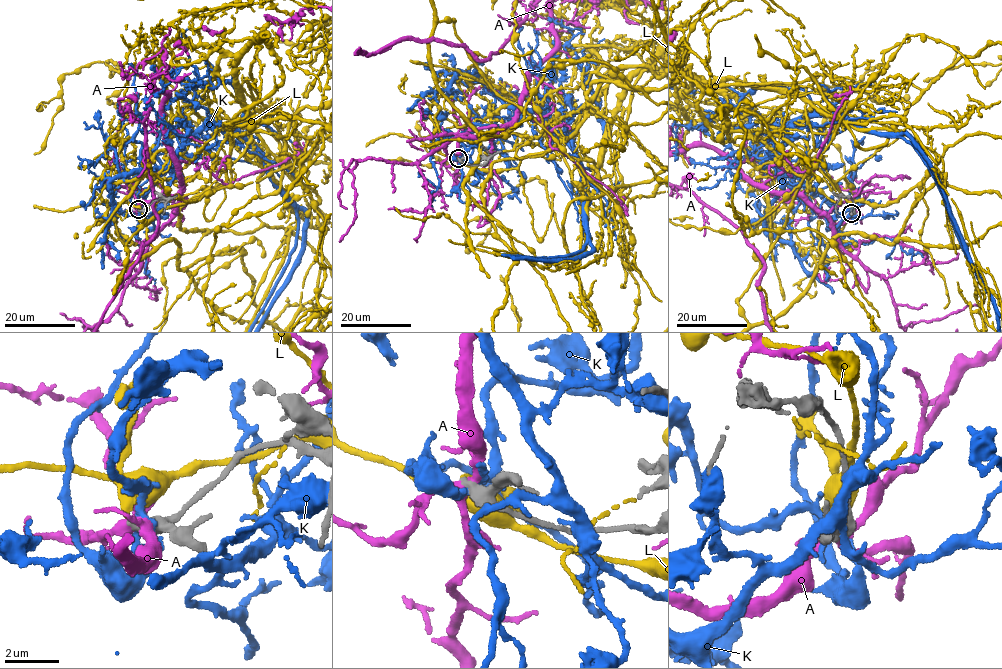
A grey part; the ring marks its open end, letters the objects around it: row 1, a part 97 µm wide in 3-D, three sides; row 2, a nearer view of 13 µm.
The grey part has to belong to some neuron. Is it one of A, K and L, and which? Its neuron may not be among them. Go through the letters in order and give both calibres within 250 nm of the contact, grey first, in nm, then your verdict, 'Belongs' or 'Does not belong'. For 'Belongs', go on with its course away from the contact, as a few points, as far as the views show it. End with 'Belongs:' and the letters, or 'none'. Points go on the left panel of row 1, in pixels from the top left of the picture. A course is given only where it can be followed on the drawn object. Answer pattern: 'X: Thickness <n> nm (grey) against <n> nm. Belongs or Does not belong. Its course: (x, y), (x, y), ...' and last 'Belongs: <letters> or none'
A: Thickness 340 nm (grey) against 360 nm. Does not belong
K: Thickness 400 nm (grey) against 200 nm. Does not belong
L: Thickness 320 nm (grey) against 360 nm. Belongs
Belongs: L

